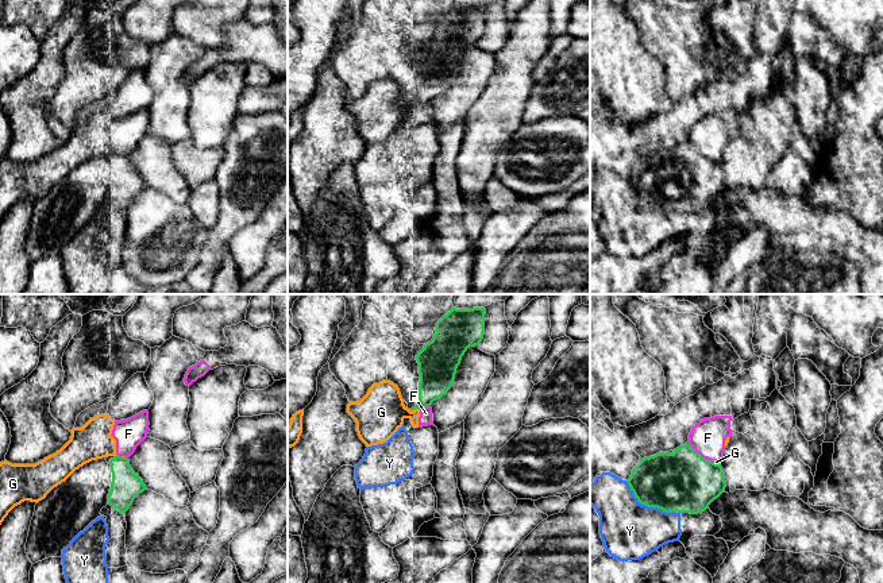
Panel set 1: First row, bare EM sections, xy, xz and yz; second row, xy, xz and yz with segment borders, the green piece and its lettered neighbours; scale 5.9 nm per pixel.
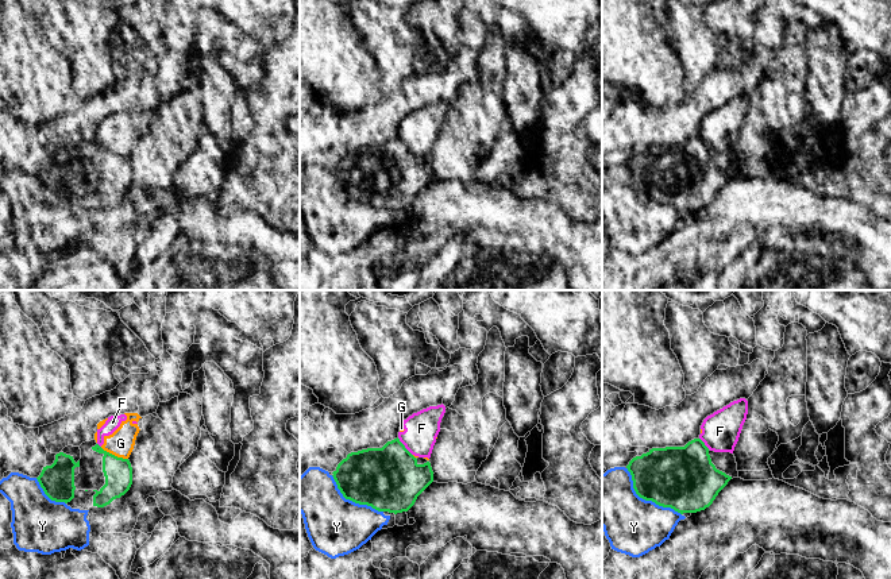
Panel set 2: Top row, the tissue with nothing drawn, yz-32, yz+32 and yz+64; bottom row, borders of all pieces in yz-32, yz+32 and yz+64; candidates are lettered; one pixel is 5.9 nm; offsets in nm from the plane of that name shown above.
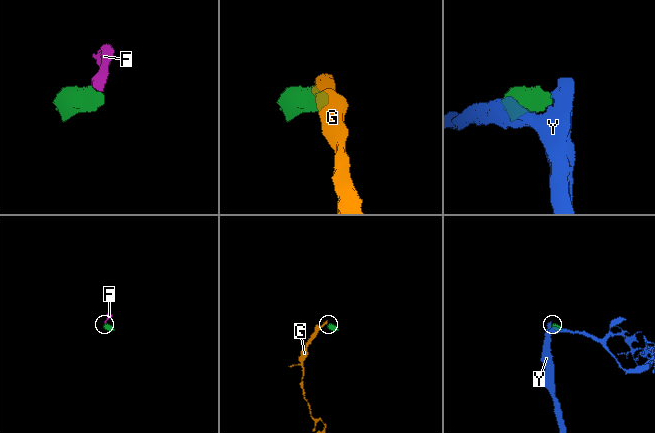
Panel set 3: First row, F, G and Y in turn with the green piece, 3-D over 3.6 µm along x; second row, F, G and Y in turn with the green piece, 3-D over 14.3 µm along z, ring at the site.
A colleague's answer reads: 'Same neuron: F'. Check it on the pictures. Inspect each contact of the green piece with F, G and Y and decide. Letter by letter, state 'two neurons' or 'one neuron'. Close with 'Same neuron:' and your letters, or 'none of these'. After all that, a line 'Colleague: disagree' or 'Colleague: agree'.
F: two neurons
G: two neurons
Y: two neurons
Same neuron: none of these
Colleague: disagree

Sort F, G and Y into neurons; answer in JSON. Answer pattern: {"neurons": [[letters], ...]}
{"neurons": [["F", "G"], ["Y"]]}

